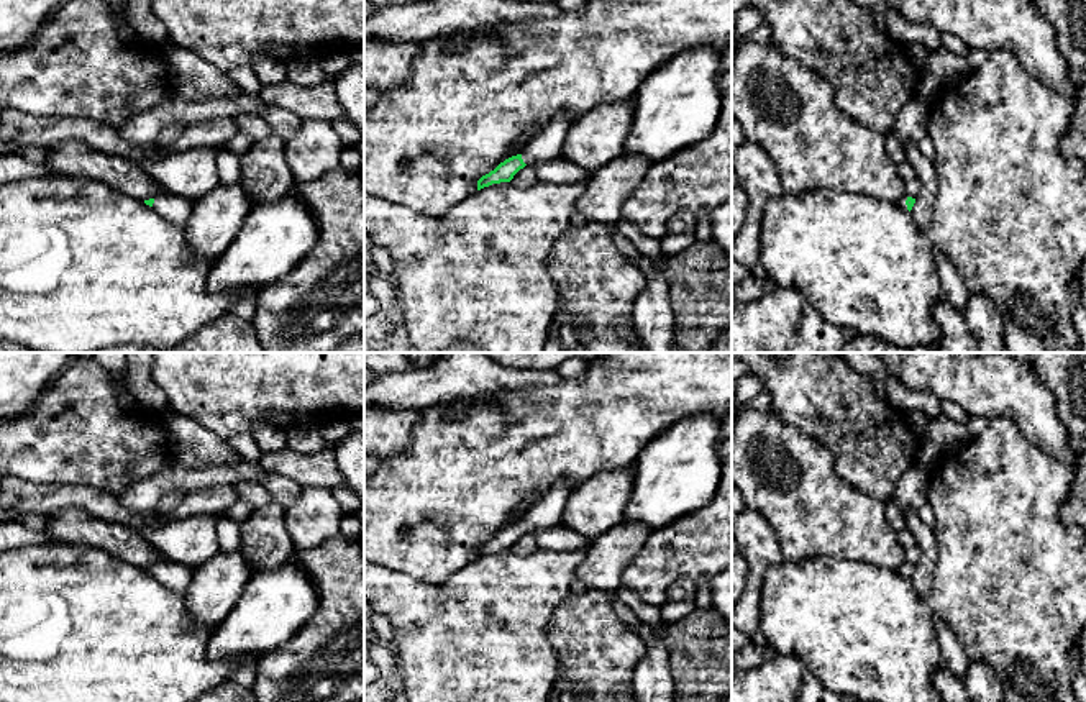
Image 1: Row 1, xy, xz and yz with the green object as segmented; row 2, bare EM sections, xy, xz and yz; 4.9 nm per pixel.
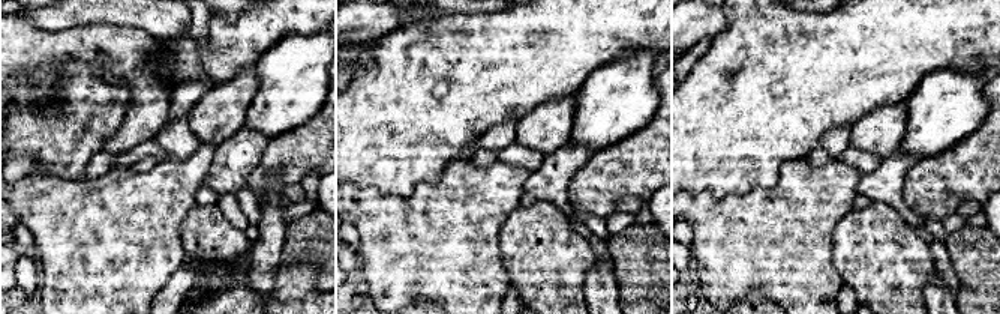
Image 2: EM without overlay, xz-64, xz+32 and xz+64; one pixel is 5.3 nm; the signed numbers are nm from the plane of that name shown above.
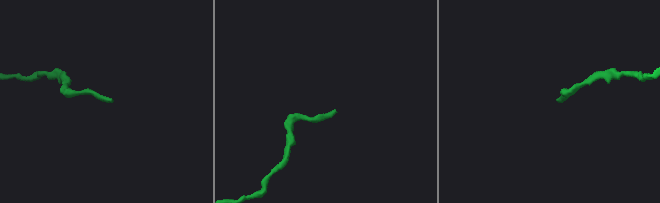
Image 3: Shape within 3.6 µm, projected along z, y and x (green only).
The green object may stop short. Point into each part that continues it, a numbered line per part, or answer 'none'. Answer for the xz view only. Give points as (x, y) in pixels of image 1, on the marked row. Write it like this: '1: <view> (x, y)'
1: xz (547, 146)

